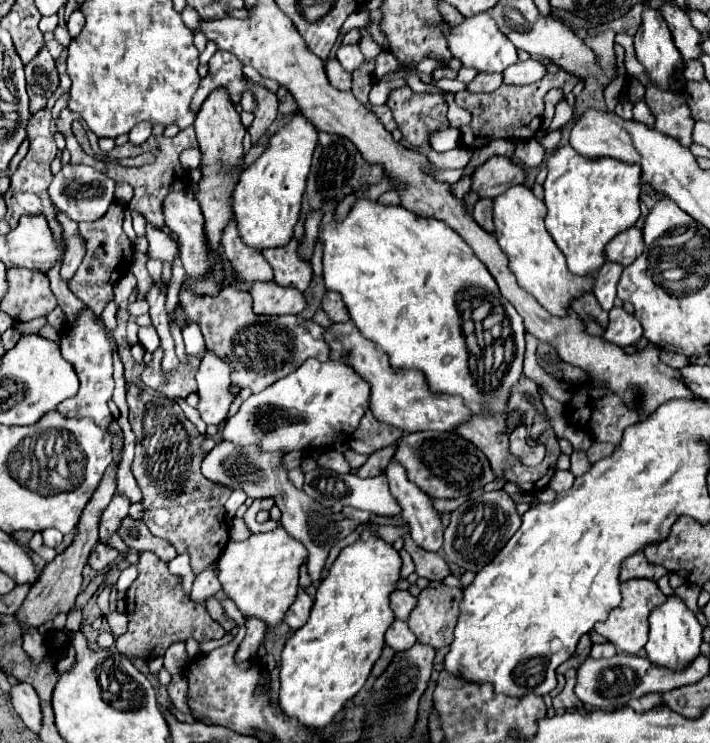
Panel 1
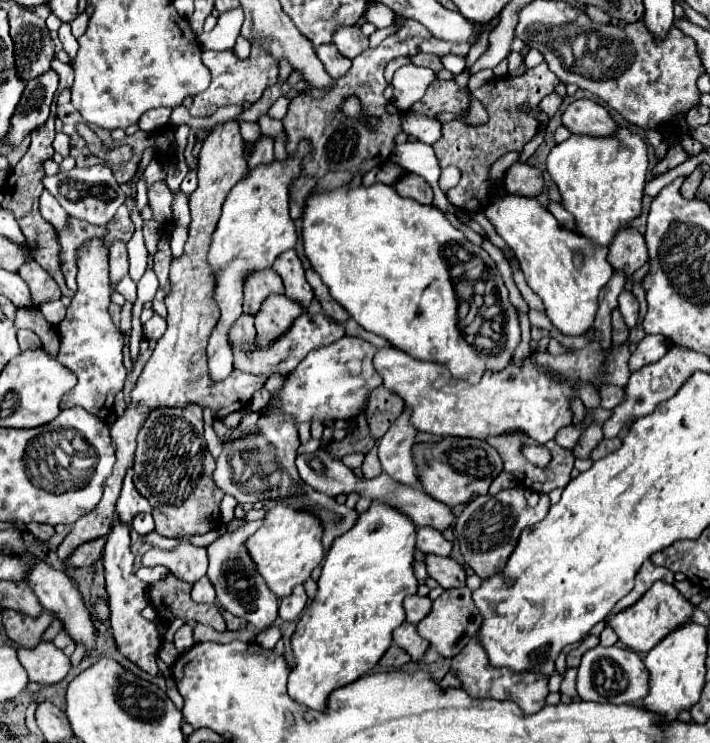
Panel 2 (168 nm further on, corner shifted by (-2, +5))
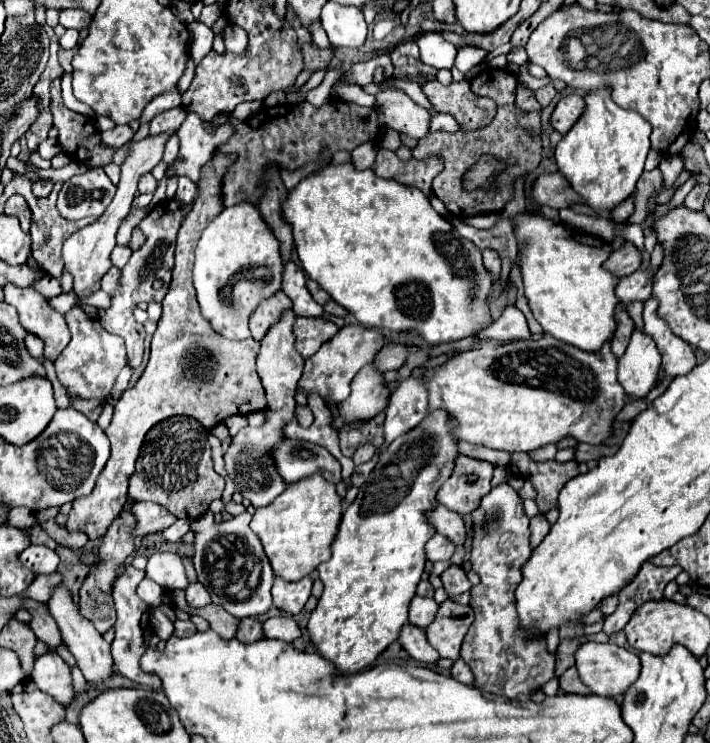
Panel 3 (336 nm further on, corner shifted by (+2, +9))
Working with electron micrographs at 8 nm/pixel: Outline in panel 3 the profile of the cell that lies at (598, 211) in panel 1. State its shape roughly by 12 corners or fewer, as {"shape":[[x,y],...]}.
{"shape":[[584,95],[556,145],[558,171],[600,215],[628,199],[650,123]]}

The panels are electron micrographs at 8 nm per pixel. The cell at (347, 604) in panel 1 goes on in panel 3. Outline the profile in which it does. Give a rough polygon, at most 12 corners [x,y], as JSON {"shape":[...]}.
{"shape":[[432,411],[344,511],[308,621],[352,675],[408,623],[458,439]]}

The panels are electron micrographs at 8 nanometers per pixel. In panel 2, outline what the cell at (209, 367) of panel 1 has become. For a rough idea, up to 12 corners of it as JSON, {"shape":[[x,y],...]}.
{"shape":[[308,139],[228,193],[208,261],[220,321],[206,354],[212,381],[234,369],[228,329],[246,273],[296,245],[290,187]]}

